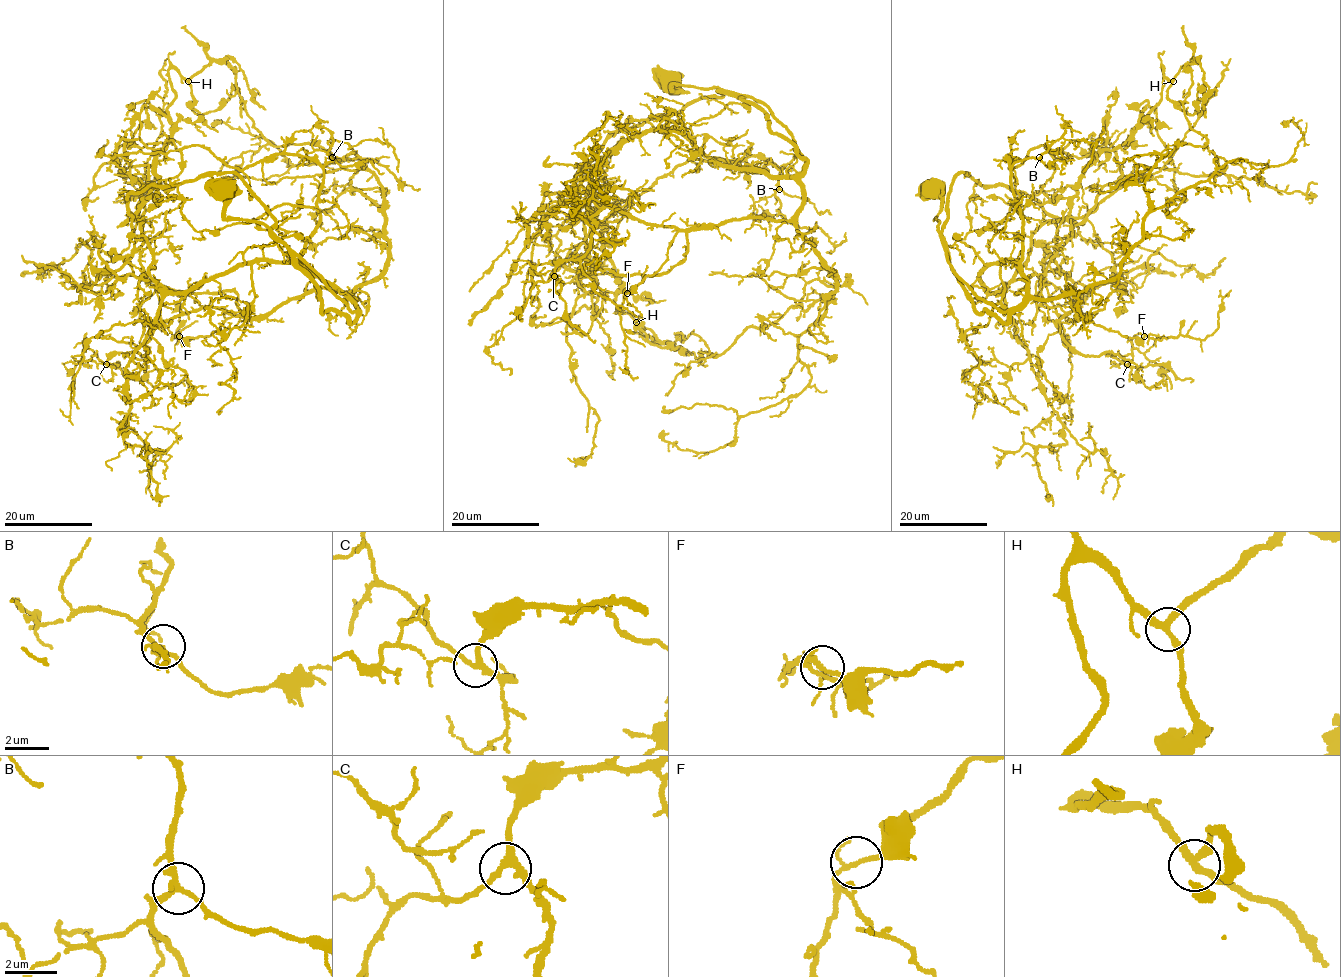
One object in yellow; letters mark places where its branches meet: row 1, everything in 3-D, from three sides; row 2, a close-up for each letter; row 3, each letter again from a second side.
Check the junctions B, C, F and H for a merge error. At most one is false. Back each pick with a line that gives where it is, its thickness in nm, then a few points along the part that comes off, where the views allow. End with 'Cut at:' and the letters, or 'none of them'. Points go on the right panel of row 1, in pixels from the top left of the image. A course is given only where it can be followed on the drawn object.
Cut at: none of them

